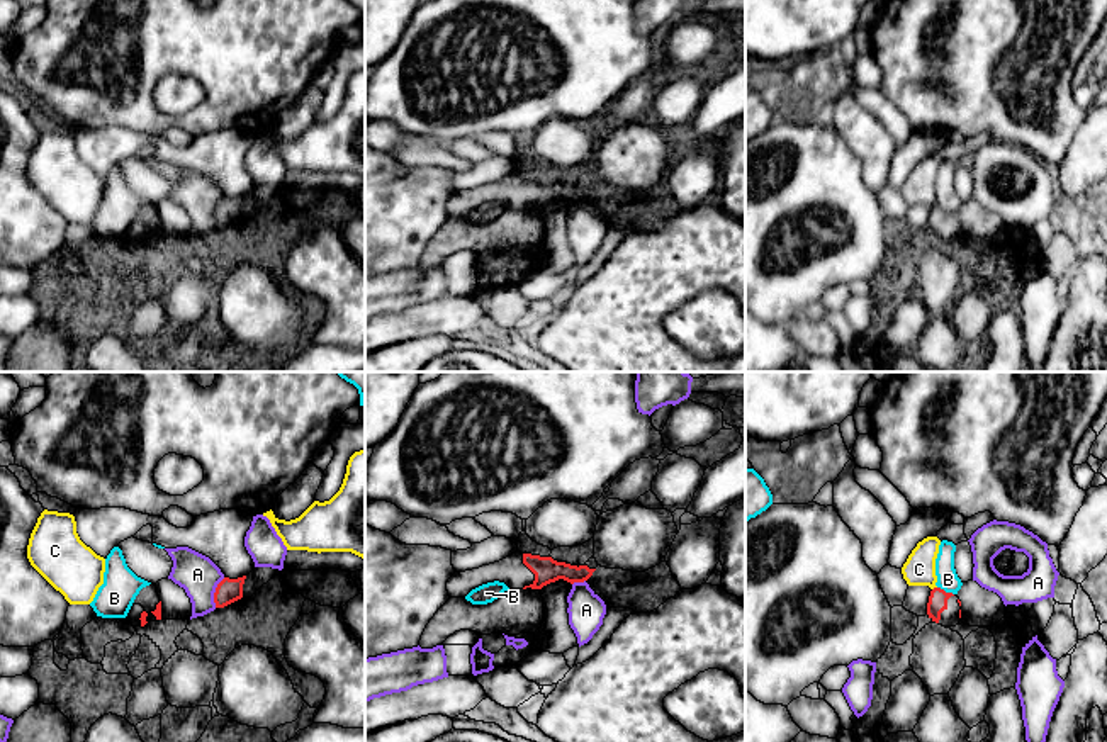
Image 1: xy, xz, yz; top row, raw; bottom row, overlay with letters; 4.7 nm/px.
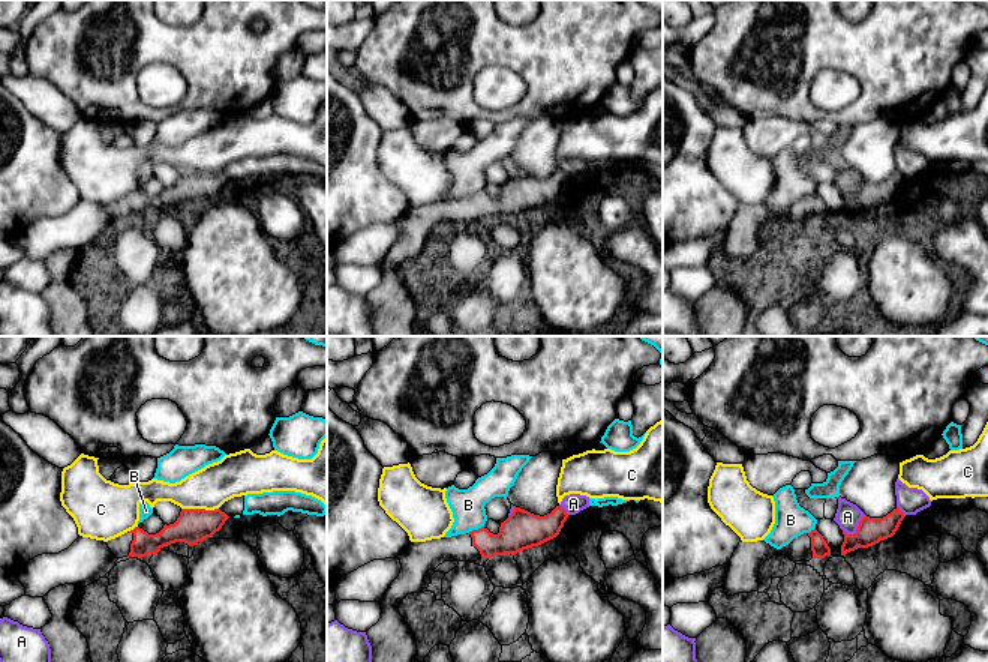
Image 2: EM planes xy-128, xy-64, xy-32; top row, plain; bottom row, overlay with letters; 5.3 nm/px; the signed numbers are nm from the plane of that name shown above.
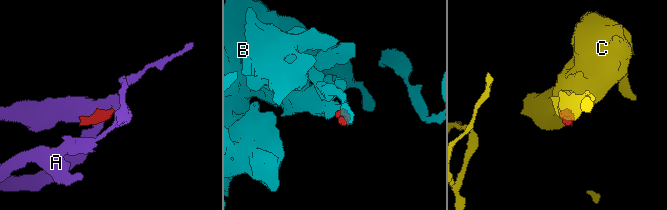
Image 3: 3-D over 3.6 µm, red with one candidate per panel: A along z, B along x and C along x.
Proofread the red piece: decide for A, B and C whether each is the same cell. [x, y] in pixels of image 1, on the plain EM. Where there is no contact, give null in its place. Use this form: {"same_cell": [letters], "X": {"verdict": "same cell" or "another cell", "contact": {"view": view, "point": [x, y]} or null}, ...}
{"same_cell": [], "A": {"verdict": "another cell", "contact": {"view": "xy", "point": [214, 213]}}, "B": {"verdict": "another cell", "contact": {"view": "yz", "point": [944, 211]}}, "C": {"verdict": "another cell", "contact": {"view": "yz", "point": [934, 207]}}}

